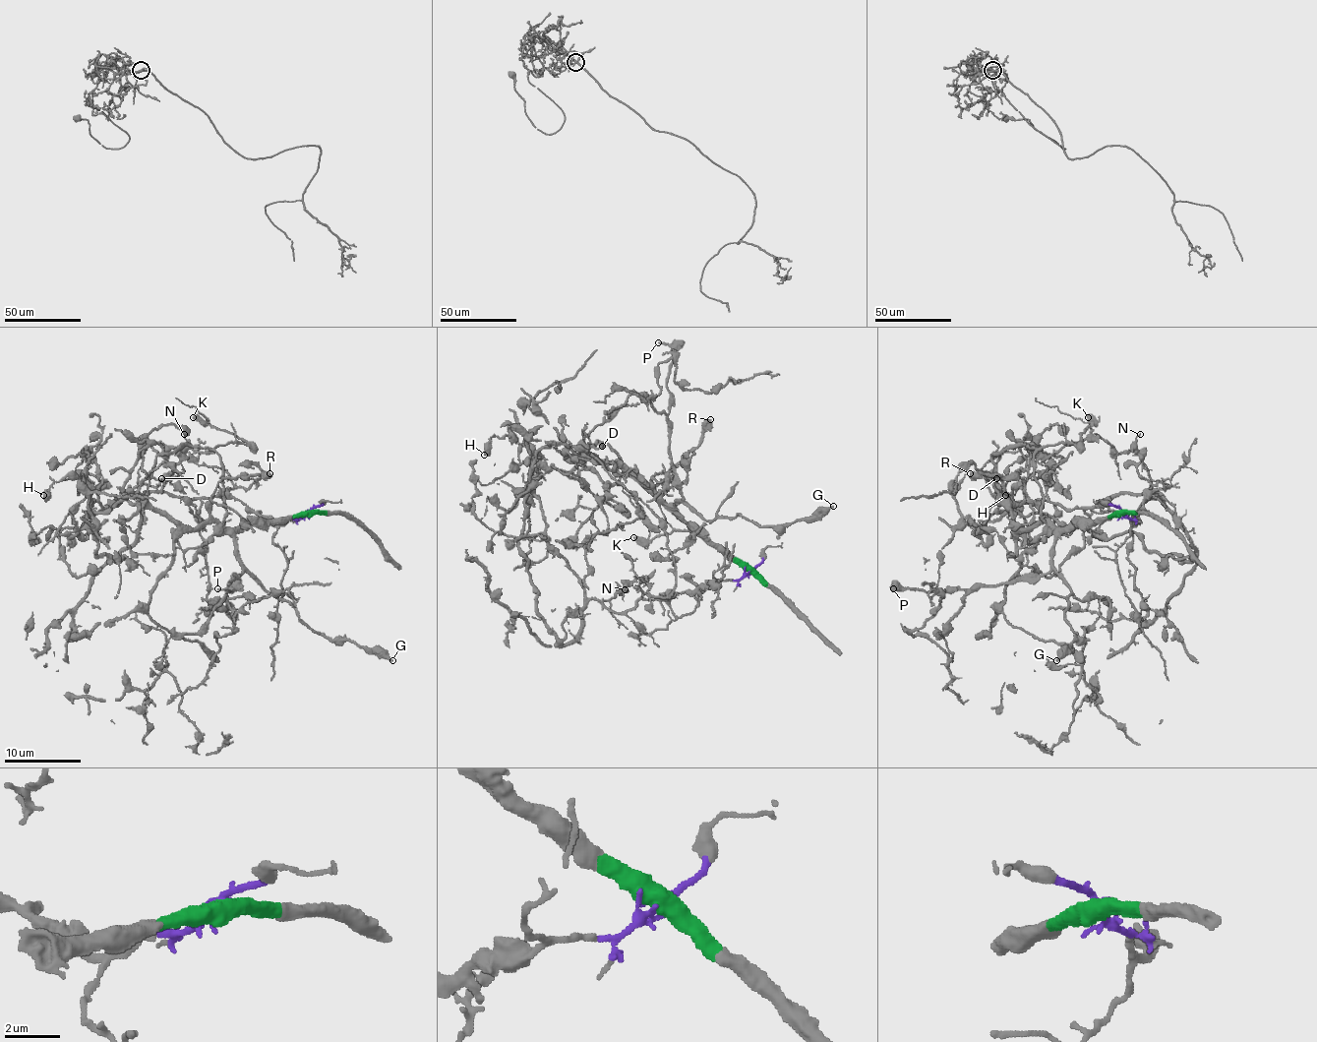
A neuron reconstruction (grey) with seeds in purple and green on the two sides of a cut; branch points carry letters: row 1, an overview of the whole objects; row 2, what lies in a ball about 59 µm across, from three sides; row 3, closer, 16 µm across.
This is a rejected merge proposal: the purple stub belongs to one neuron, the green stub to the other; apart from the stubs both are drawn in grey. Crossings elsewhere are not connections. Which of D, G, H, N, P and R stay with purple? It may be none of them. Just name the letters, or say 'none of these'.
D, H, N

